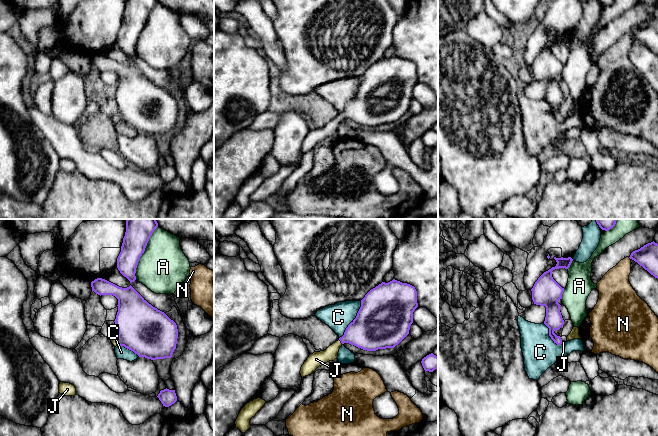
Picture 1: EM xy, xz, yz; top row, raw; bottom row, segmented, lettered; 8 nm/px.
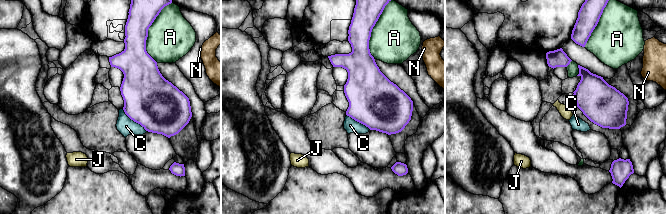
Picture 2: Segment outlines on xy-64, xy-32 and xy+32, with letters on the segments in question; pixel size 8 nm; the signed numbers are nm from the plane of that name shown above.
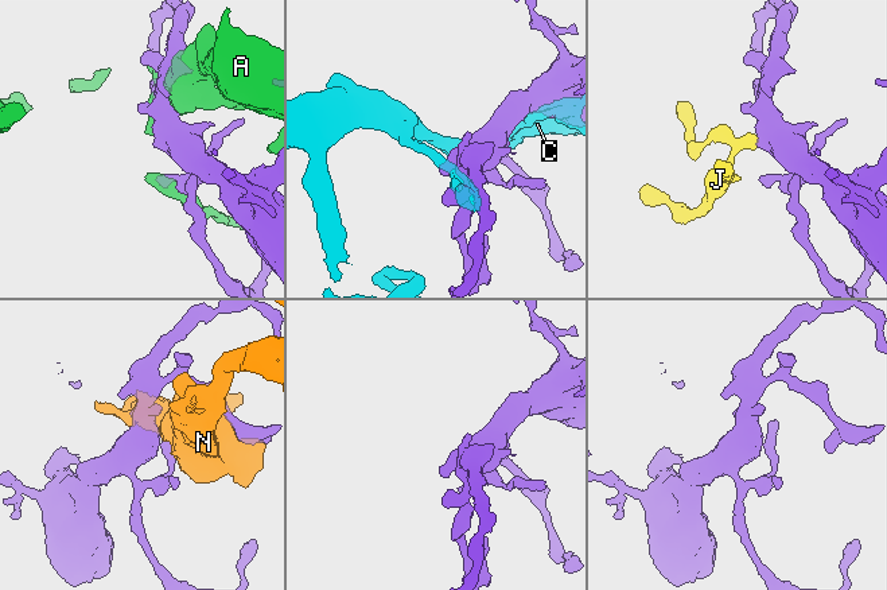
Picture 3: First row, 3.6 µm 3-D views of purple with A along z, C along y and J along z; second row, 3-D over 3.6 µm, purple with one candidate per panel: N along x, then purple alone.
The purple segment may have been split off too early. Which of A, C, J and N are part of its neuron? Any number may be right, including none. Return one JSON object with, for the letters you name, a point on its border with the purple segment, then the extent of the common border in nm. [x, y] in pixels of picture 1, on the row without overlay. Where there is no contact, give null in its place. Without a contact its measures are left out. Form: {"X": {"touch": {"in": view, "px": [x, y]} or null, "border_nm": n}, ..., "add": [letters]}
{"J": {"touch": {"in": "xz", "px": [340, 116]}, "border_nm": 50}, "add": ["J"]}

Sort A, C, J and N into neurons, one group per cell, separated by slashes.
A / C / J / N

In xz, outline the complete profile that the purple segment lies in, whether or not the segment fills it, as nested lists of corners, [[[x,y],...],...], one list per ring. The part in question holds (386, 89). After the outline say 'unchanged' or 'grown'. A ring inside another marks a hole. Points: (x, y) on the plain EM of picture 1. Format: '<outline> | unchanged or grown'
[[[395,55],[382,58],[361,76],[357,92],[348,101],[344,111],[326,126],[309,131],[301,143],[301,153],[337,135],[344,119],[367,127],[394,124],[409,110],[413,88],[417,83],[414,62]]] | grown

